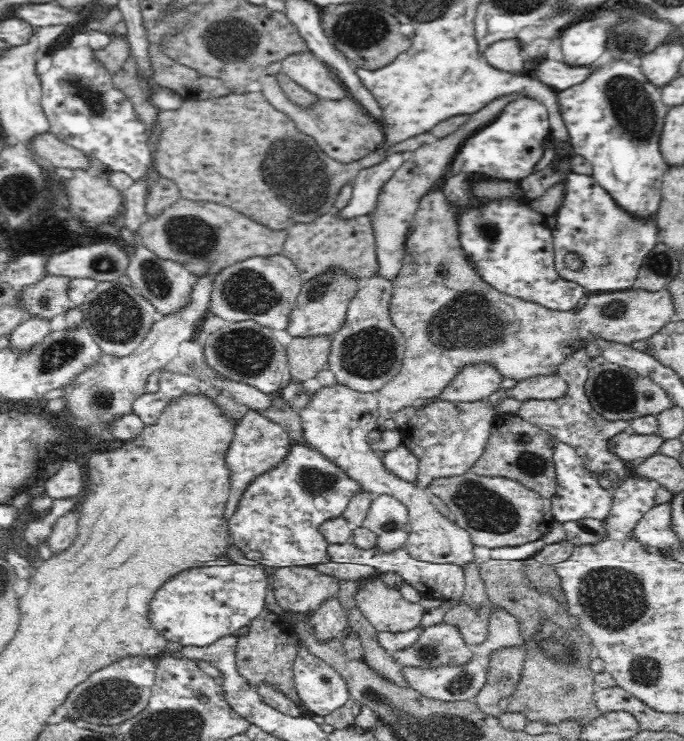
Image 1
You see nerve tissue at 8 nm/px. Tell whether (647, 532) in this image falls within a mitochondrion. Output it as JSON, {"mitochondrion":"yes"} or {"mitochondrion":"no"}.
{"mitochondrion":"no"}

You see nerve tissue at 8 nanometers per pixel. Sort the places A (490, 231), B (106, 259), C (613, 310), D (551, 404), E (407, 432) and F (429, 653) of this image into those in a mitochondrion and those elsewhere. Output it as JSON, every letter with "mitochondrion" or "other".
{"A":"mitochondrion","B":"mitochondrion","C":"mitochondrion","D":"other","E":"other","F":"mitochondrion"}

